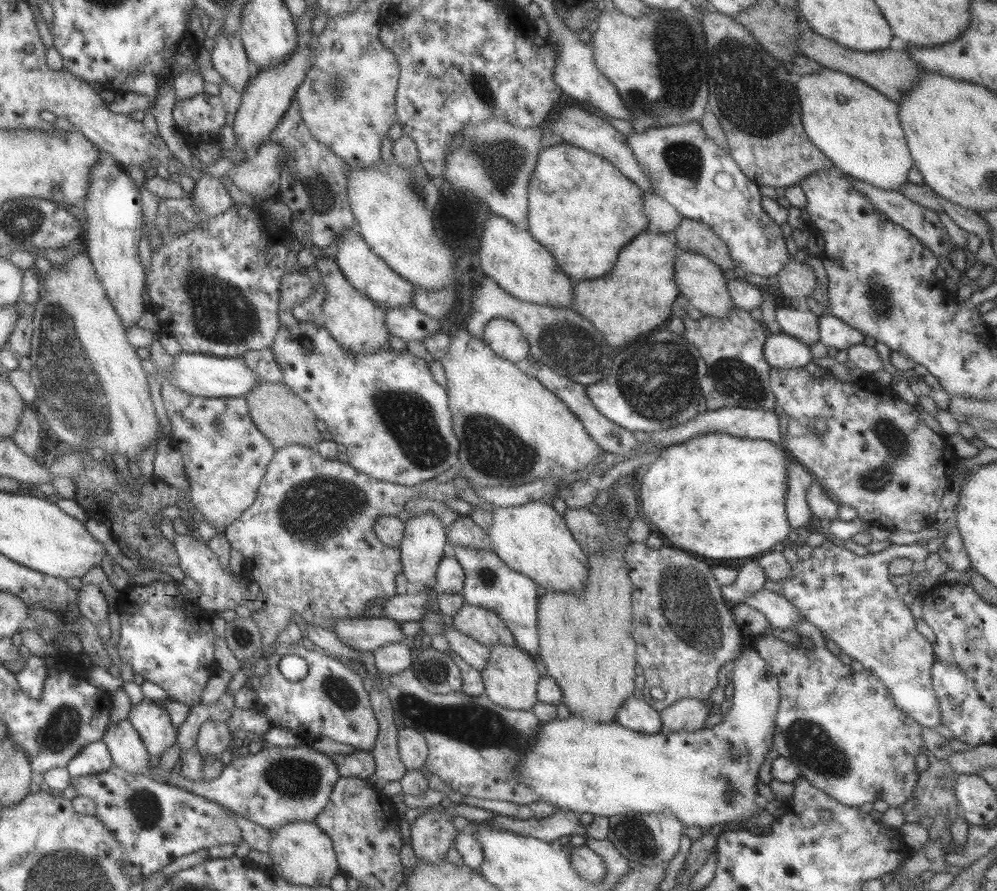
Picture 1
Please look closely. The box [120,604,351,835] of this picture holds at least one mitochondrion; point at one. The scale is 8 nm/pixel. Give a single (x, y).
(295, 780)

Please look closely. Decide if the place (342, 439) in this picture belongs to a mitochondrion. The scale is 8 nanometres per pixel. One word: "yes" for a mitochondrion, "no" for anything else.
no

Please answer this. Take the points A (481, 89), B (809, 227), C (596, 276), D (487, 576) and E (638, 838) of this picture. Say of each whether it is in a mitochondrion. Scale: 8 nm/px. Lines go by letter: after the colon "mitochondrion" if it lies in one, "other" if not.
A: mitochondrion
B: other
C: other
D: mitochondrion
E: mitochondrion

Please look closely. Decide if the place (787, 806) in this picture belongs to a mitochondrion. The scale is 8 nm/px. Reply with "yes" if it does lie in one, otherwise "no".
no

